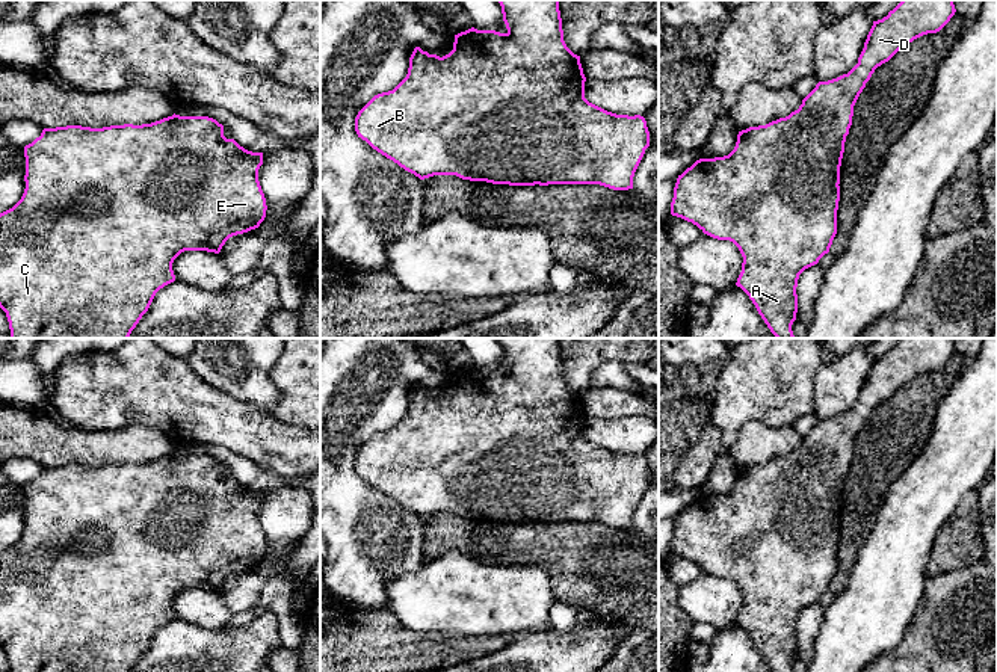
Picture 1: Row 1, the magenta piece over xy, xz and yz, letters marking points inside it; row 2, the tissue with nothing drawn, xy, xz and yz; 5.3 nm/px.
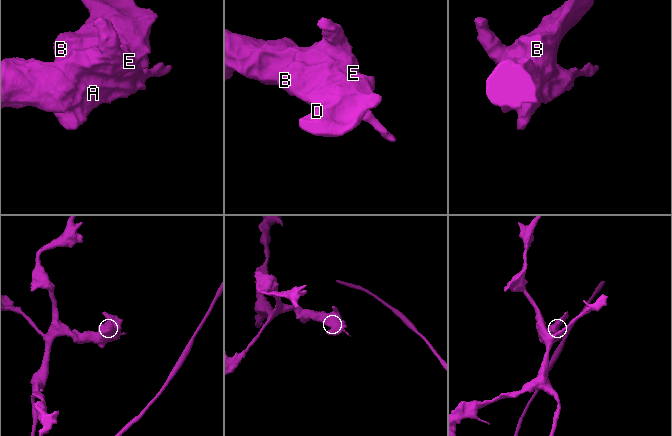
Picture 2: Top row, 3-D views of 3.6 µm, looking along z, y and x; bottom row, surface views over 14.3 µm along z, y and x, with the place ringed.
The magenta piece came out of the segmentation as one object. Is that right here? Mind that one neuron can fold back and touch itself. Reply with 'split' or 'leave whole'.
leave whole

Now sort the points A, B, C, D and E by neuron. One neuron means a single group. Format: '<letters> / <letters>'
A B C D E

